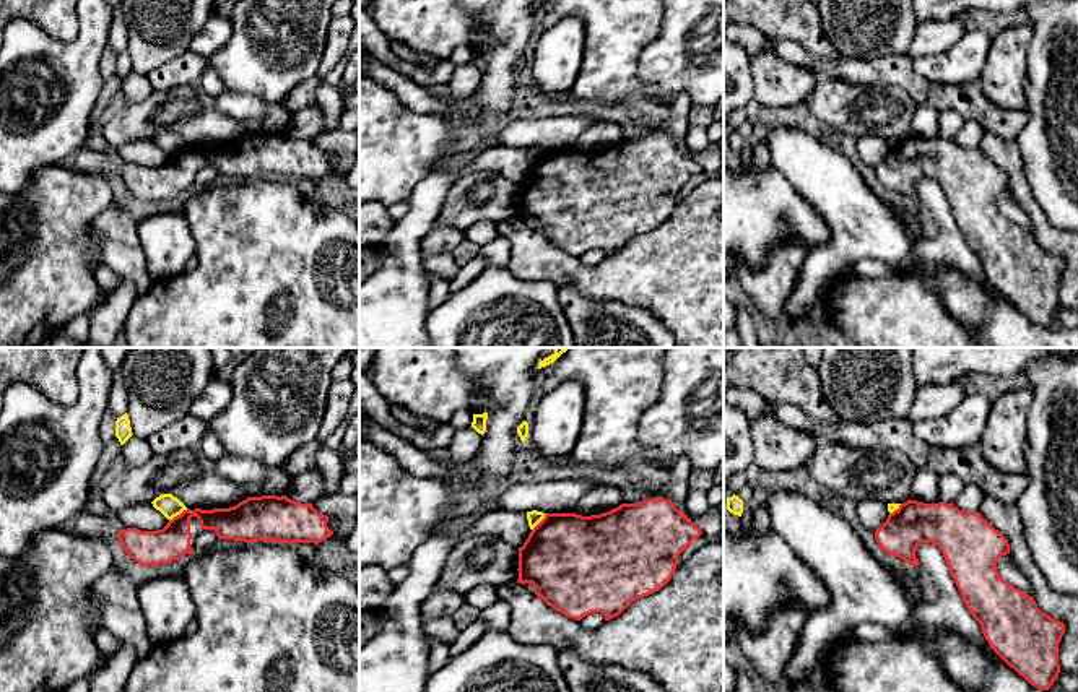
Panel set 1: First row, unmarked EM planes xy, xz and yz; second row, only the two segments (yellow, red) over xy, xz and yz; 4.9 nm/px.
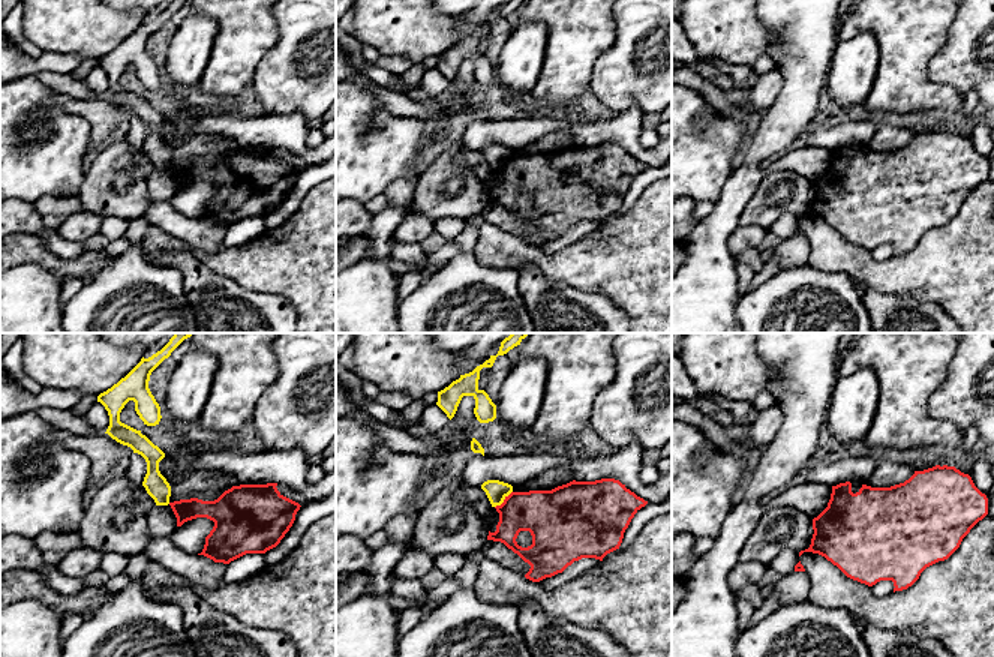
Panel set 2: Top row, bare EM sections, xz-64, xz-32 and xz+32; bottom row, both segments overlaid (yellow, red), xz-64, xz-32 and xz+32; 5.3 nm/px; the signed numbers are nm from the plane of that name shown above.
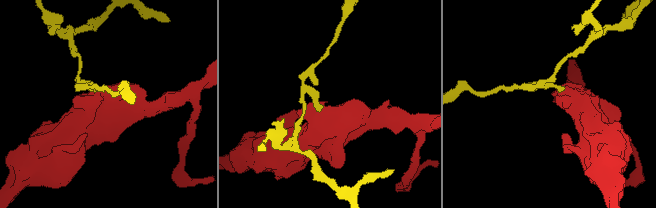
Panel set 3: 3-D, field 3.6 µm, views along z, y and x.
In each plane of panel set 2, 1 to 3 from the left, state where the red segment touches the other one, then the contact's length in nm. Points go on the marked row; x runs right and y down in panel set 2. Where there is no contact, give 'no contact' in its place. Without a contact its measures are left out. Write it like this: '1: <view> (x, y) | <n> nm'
1: no contact
2: xz-32 (504, 498) | 130 nm
3: no contact

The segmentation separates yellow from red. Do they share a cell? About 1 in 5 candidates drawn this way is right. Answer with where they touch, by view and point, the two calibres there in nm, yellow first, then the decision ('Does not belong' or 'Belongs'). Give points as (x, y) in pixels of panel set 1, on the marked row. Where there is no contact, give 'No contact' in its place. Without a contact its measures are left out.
Touches yellow at xy (178, 514). Thickness 110 nm (yellow) against 180 nm. Does not belong

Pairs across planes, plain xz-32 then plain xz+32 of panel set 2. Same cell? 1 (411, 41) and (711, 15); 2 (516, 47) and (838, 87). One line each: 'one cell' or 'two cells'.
1: one cell
2: one cell

